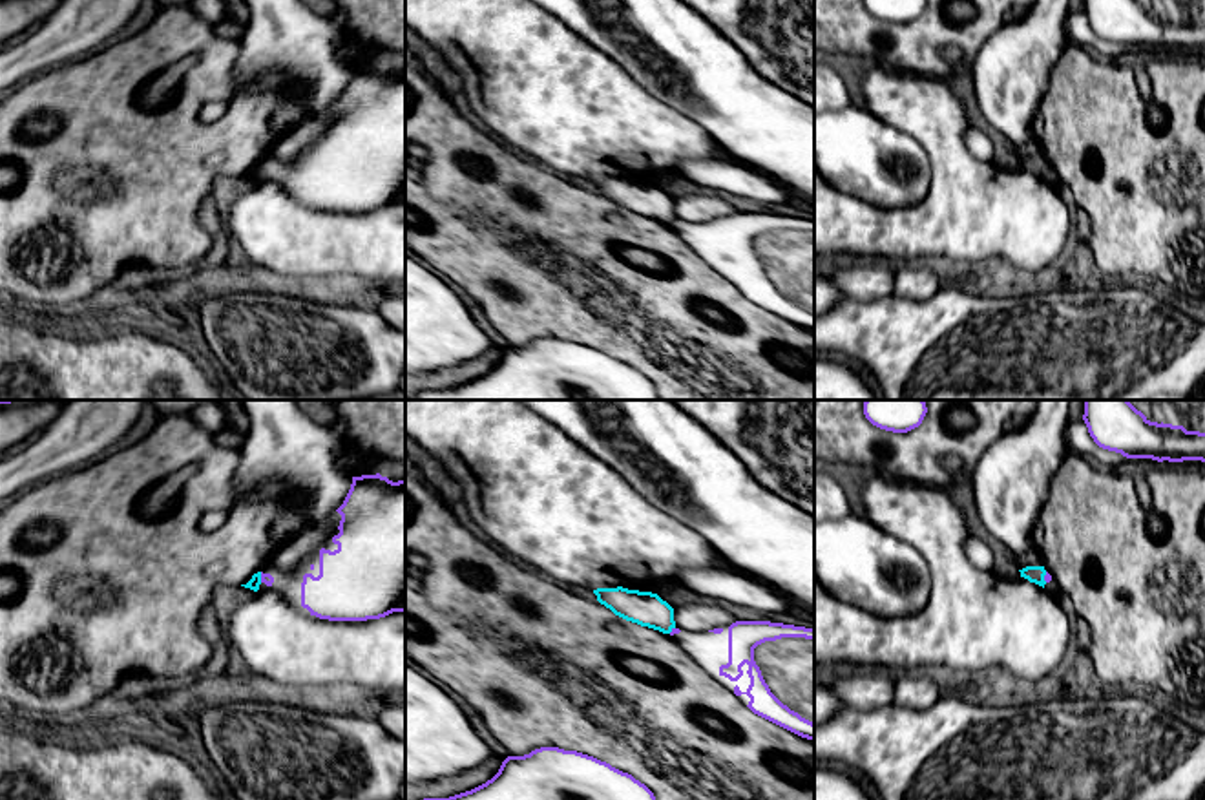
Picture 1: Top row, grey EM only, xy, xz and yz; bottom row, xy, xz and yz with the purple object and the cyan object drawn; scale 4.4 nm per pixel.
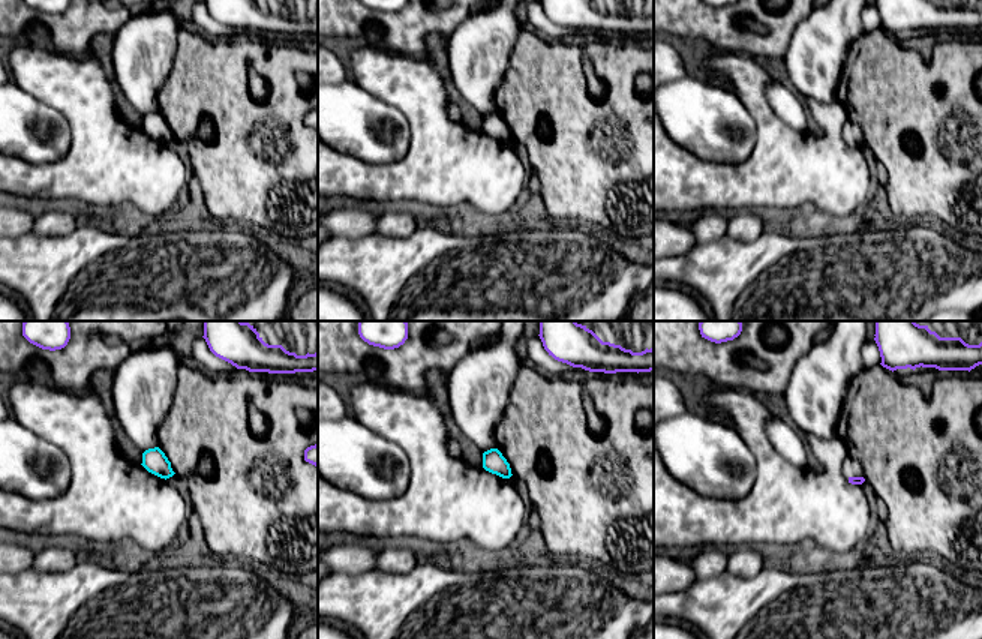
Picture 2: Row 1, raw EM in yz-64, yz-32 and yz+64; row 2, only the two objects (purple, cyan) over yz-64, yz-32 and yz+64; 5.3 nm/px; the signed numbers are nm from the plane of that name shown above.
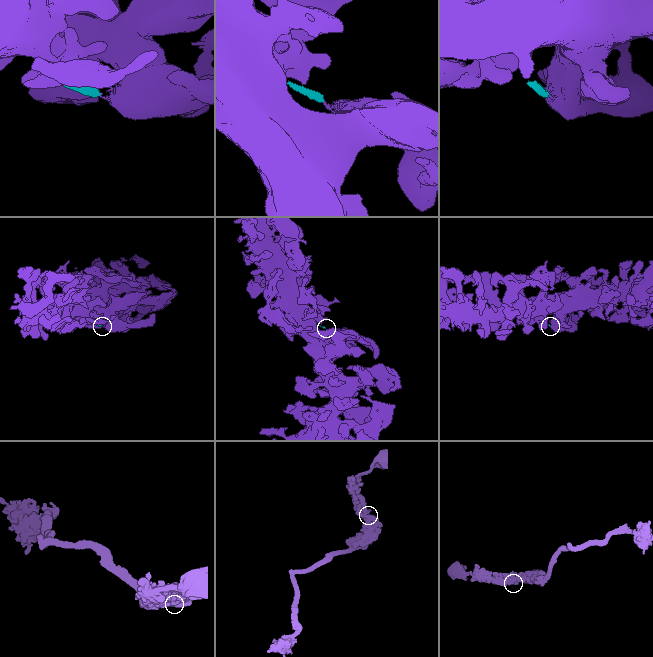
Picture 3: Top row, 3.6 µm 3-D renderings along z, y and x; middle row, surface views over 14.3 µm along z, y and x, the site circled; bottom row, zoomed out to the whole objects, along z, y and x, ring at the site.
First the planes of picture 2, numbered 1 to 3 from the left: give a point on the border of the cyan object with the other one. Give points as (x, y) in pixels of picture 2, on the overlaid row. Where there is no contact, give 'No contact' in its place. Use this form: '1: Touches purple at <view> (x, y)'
1: No contact
2: No contact
3: No contact

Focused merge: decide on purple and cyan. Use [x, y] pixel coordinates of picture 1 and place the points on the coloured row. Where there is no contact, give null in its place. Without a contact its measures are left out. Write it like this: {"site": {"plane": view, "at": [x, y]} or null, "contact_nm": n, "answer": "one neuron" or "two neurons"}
{"site": {"plane": "xy", "at": [261, 578]}, "contact_nm": 50, "answer": "two neurons"}

